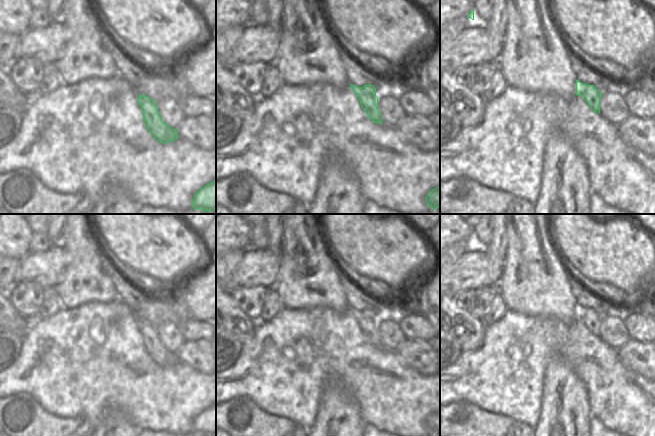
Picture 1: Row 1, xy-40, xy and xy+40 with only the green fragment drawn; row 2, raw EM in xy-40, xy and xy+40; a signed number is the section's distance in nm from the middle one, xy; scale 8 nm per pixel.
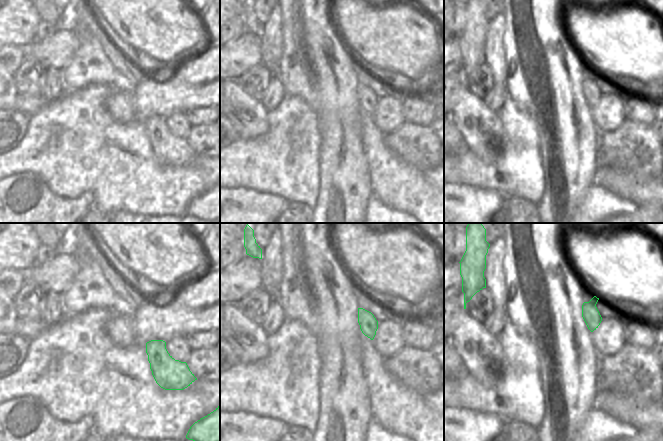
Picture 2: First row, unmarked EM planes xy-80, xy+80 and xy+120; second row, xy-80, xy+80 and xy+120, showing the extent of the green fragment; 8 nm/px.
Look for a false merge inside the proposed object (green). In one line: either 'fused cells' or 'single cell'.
fused cells

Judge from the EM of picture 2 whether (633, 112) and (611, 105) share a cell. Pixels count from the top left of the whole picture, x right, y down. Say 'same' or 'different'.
different

